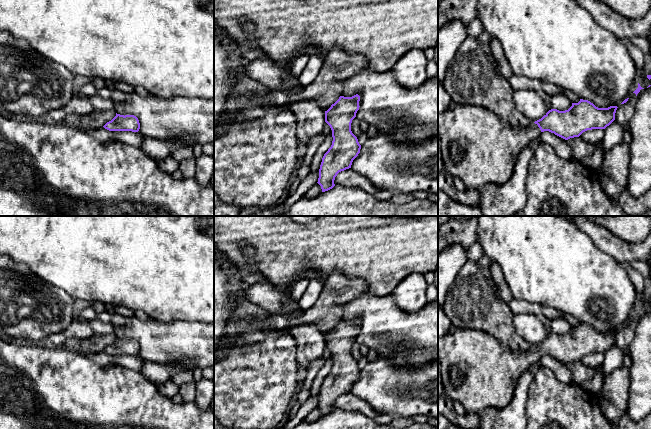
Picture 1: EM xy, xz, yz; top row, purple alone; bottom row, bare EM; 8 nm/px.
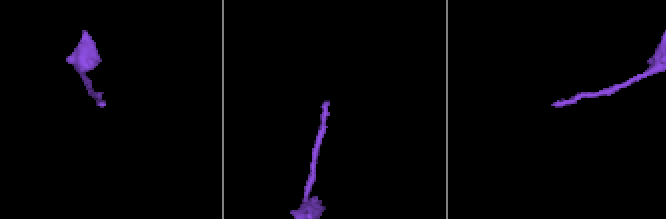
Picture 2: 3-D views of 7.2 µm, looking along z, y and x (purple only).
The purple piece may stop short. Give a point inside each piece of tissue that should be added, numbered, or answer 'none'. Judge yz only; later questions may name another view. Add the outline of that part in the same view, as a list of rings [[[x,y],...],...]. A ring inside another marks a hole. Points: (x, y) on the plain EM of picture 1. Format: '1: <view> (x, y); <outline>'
1: yz (479, 372); [[[457,328],[453,334],[438,337],[444,394],[461,403],[468,414],[479,414],[486,408],[503,408],[509,404],[520,376],[541,357],[535,347],[514,351],[481,330]]]

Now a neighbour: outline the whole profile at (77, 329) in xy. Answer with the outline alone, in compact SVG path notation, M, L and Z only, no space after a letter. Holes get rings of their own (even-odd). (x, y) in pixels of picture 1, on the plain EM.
M74 318L62 332L49 335L45 343L54 347L61 347L69 339L91 339L94 334L94 331L86 322Z

